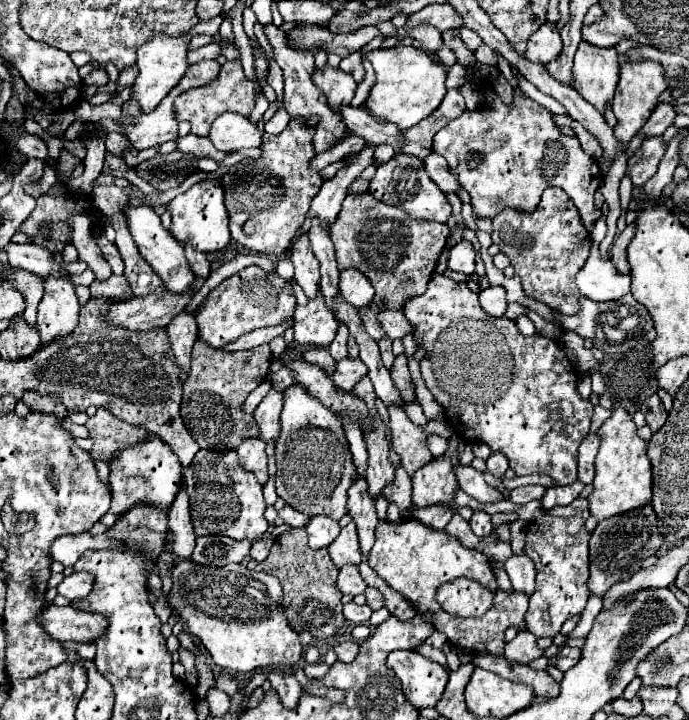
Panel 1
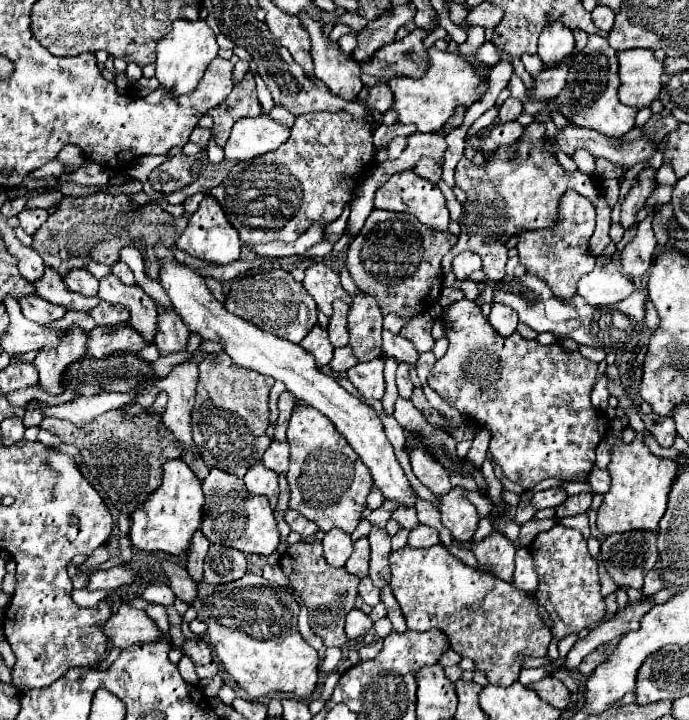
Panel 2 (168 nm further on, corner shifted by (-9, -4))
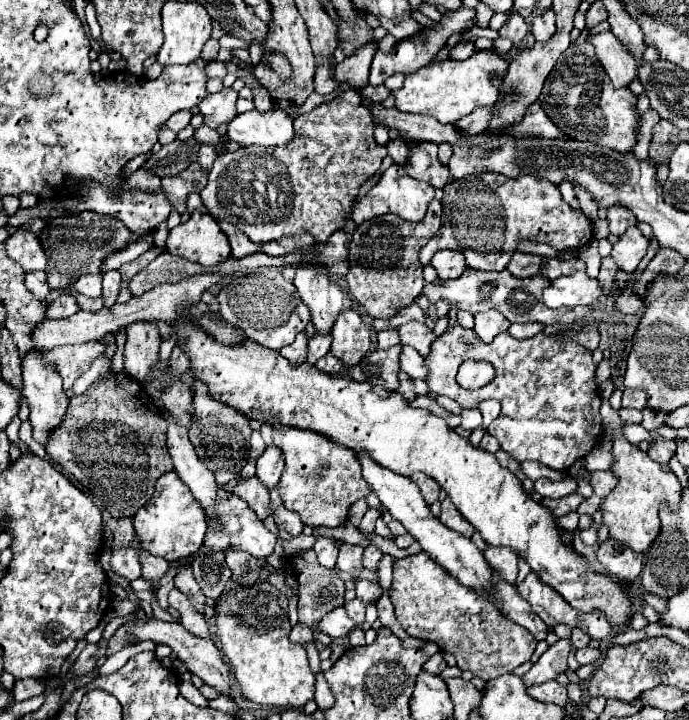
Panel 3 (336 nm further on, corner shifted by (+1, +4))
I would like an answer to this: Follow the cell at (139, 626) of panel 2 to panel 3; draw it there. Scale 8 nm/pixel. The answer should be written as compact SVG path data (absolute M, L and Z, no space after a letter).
M131 619L127 621L125 625L121 625L115 635L109 639L106 648L106 657L117 653L119 649L123 649L125 645L129 645L129 639L133 641L153 641L155 645L167 645L173 649L173 653L177 655L177 659L181 659L187 667L187 671L191 671L193 675L197 675L199 679L203 679L207 685L215 687L217 691L221 691L223 695L231 695L231 689L229 689L229 667L225 665L225 661L221 659L219 655L219 649L215 647L215 643L211 639L203 639L203 637L197 637L193 633L189 633L181 623L165 623L165 621L159 621L159 619Z

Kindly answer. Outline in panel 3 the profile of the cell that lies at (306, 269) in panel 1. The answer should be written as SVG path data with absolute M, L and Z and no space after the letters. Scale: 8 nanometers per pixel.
M299 265L293 285L309 307L311 321L319 333L329 333L337 315L353 305L351 297L347 297L329 275L317 271L313 265Z

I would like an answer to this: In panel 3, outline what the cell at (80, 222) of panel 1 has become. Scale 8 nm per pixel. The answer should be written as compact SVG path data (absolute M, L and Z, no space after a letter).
M151 321L131 323L127 327L127 343L125 343L127 373L143 381L145 373L149 373L149 367L159 357L159 345L161 345L161 335L155 323Z

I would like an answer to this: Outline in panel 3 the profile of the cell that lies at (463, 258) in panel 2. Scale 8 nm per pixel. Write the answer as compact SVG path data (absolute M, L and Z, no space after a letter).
M445 249L441 253L435 253L431 265L435 267L439 279L461 277L461 273L467 269L463 253L461 251L453 251L453 249Z

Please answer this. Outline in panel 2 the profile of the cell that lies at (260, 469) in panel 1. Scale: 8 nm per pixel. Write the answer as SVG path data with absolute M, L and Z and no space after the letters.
M259 463L247 471L243 481L251 495L265 495L271 503L271 509L275 509L279 497L279 485L277 485L277 475L273 471L265 469L265 465Z

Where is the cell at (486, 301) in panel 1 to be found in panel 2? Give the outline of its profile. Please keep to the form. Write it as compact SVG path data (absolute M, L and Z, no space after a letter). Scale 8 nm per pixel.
M495 303L493 307L491 307L491 315L487 317L487 321L489 321L489 325L501 335L501 337L509 337L511 333L515 333L515 329L517 329L517 313L511 309L511 307L507 307L507 305L499 305L499 303Z

